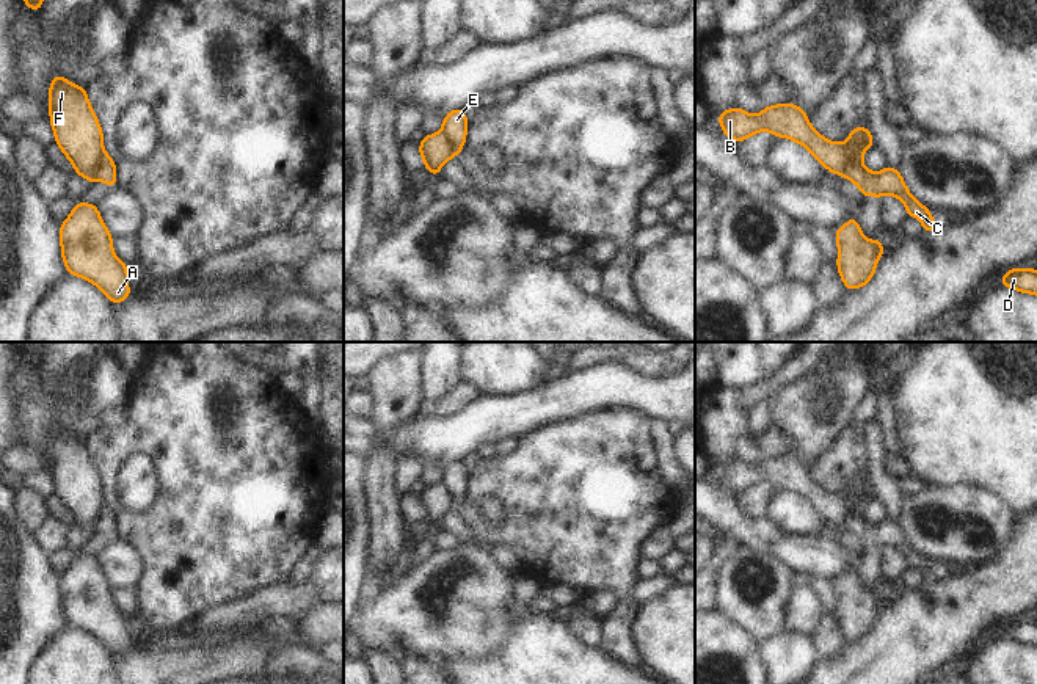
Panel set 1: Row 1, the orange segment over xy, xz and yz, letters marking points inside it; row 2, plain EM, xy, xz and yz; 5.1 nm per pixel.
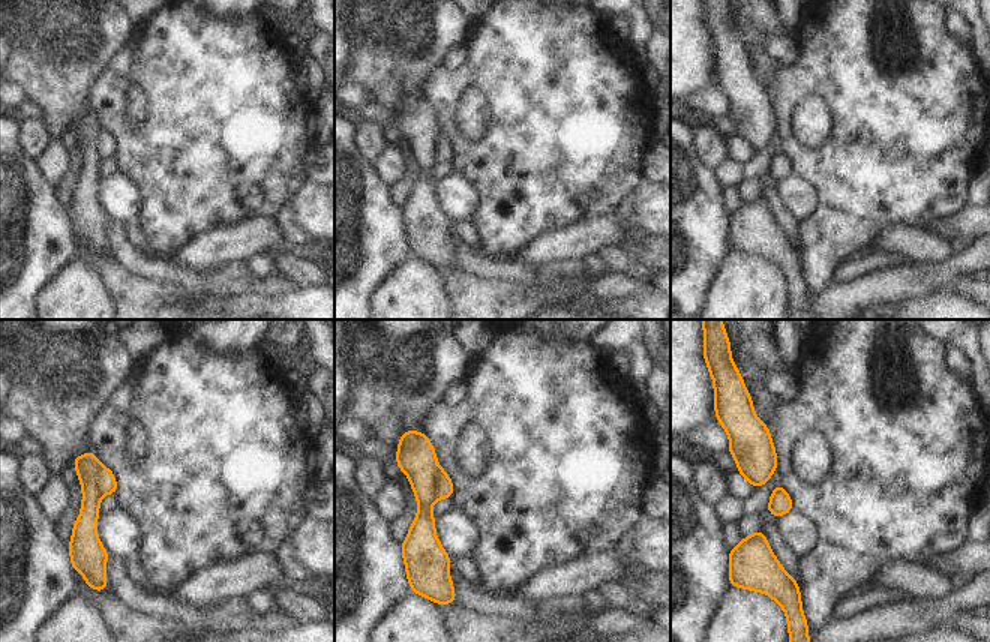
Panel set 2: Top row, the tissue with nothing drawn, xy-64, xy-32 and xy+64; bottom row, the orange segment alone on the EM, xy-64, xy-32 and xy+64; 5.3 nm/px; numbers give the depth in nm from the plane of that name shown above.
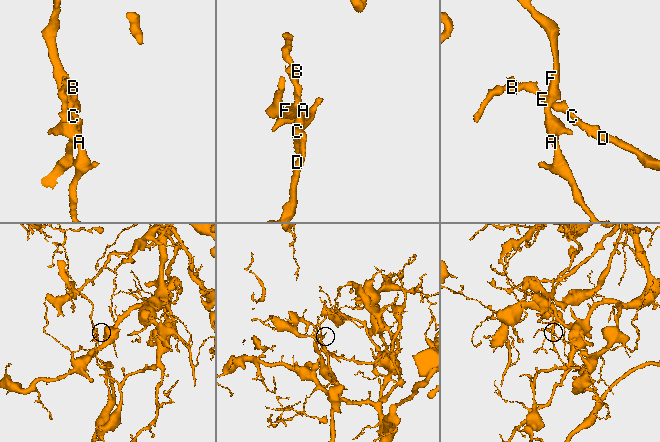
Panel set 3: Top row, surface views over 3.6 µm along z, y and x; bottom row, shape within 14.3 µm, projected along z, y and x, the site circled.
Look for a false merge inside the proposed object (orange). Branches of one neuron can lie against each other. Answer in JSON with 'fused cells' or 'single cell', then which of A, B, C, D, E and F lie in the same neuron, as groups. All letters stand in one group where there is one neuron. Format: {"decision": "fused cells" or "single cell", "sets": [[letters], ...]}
{"decision": "fused cells", "sets": [["A", "F"], ["B", "C", "D", "E"]]}

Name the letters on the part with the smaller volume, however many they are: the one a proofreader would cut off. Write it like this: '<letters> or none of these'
A, F

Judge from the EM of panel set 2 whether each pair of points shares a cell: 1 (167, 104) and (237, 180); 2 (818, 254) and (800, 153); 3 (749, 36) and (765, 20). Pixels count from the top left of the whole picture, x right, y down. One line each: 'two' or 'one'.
1: one
2: one
3: one

